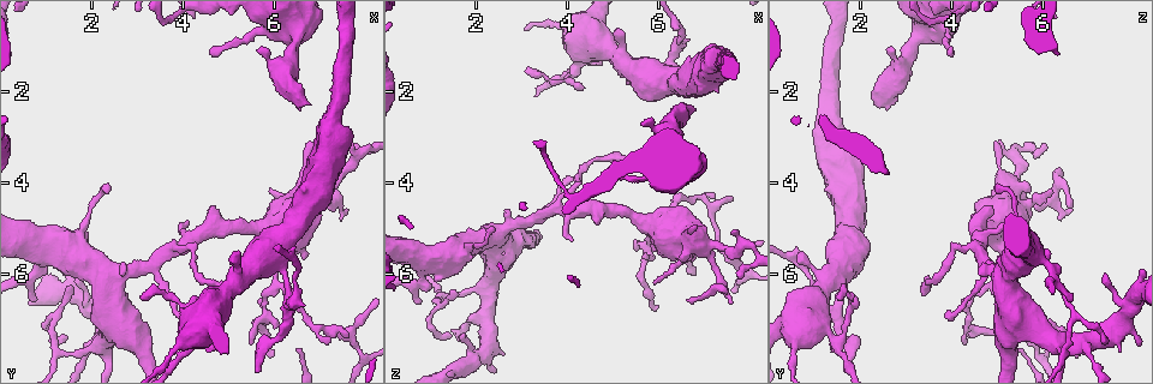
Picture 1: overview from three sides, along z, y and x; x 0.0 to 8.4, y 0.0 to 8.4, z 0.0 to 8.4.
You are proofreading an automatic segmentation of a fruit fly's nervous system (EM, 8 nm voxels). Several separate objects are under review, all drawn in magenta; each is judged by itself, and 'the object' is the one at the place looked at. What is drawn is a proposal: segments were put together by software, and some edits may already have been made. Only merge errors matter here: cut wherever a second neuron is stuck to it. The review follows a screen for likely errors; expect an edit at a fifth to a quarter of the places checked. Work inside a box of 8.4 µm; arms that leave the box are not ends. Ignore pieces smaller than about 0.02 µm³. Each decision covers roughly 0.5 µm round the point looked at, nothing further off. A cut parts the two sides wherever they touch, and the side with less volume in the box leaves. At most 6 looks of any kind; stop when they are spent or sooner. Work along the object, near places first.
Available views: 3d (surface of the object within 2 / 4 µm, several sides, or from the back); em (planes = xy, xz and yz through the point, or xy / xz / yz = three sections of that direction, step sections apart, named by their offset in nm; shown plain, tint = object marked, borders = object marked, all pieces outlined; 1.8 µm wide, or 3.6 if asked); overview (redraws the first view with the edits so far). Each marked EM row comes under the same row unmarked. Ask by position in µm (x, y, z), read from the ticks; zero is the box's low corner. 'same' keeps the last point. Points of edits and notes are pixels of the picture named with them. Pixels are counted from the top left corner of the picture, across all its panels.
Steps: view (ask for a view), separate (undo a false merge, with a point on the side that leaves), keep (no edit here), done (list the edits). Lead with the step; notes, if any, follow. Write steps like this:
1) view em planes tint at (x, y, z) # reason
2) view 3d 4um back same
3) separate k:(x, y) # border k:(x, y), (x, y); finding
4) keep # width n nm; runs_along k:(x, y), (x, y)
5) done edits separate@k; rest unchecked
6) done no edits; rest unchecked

view em planes borders at (4.15, 7.60, 1.55) # abrupt turn

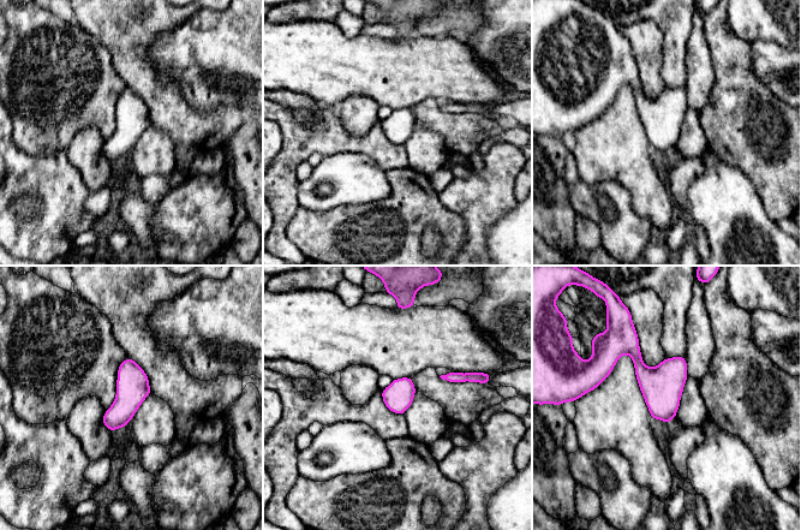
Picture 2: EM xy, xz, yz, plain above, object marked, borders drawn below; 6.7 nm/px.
keep # all the same neuron

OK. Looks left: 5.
view 3d 4um back at (6.30, 6.75, 1.50) # branch point

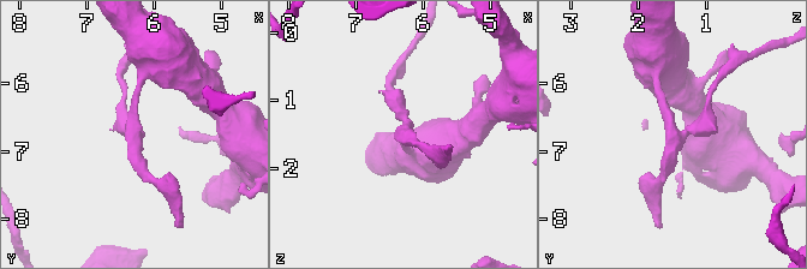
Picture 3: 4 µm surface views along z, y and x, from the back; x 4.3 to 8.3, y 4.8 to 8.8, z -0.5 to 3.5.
view em planes tint at (6.30, 6.75, 1.45) # arms 3

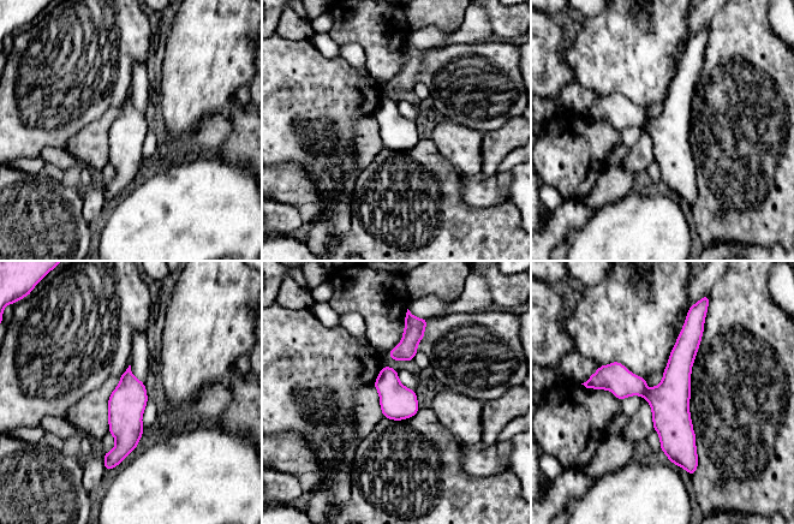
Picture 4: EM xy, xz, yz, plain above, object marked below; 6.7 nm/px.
separate 4:(615, 377) # border 4:(645, 389), (640, 394); two neurons meet here

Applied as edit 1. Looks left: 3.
view em xz step 4 tint at (6.55, 4.55, 1.60) # four or more arms meet

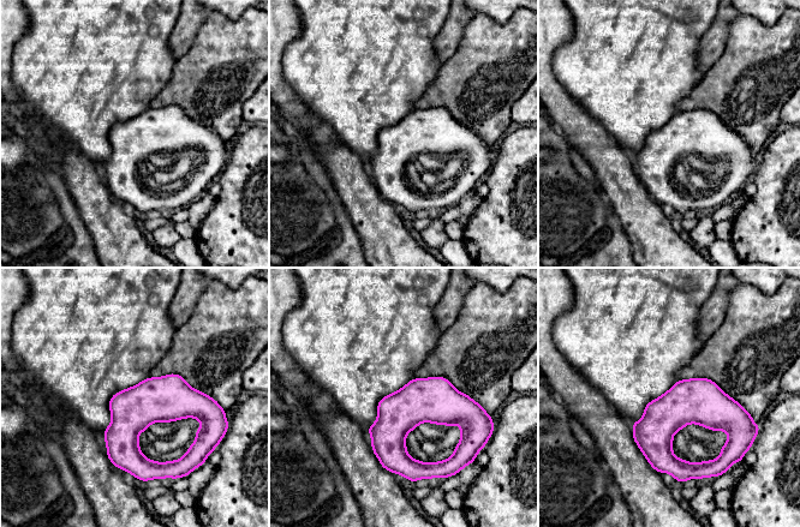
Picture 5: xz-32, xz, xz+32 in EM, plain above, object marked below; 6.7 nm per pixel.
view em planes tint same # cut it another way

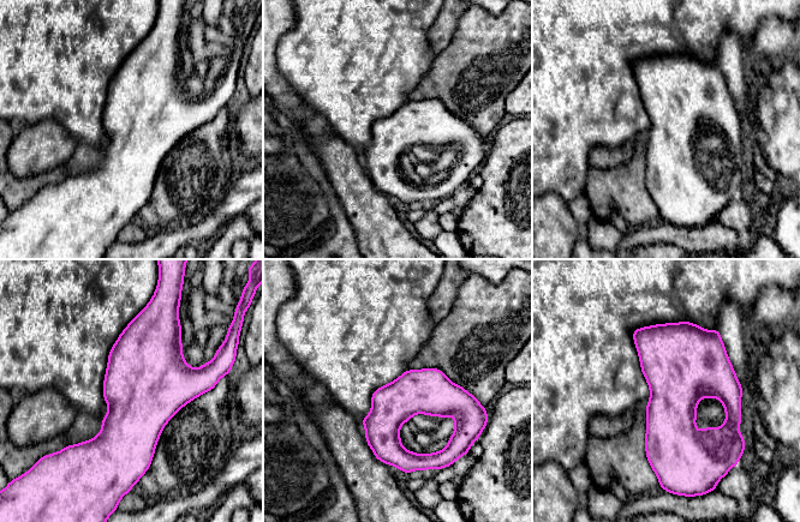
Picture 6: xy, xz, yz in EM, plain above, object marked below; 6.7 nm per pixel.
keep # all the same neuron

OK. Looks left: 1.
done edits separate@4; rest unchecked

